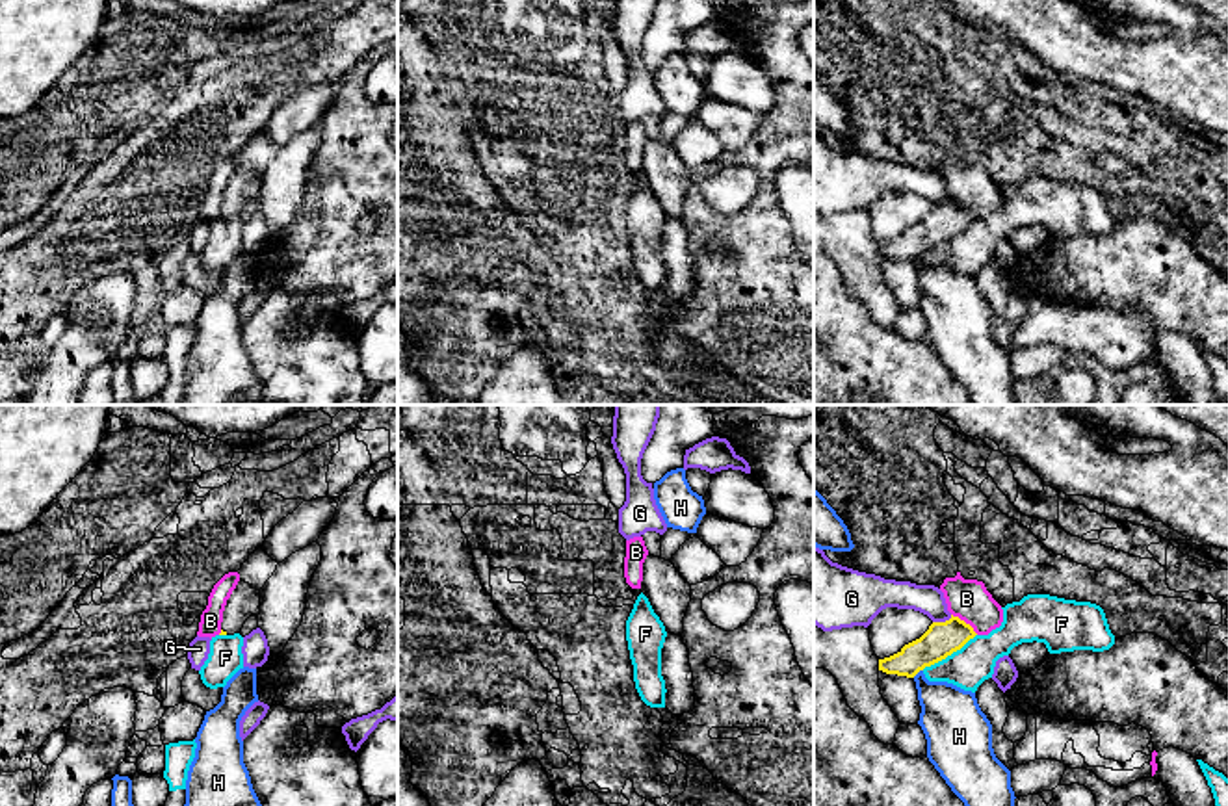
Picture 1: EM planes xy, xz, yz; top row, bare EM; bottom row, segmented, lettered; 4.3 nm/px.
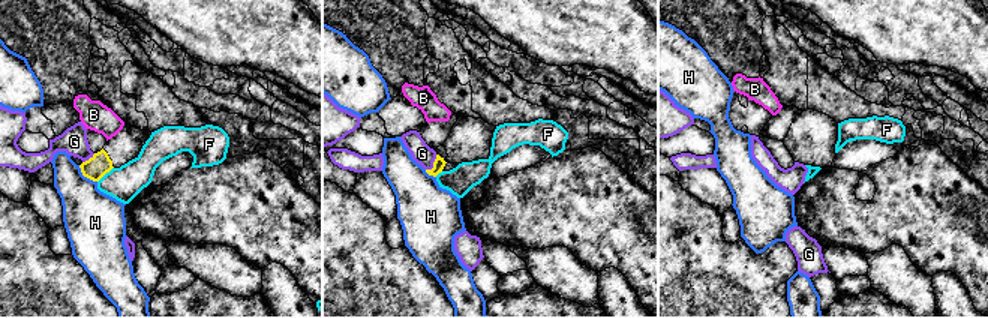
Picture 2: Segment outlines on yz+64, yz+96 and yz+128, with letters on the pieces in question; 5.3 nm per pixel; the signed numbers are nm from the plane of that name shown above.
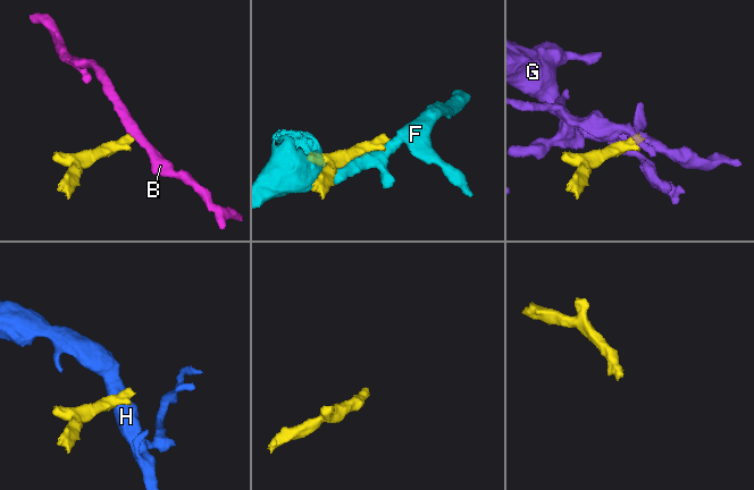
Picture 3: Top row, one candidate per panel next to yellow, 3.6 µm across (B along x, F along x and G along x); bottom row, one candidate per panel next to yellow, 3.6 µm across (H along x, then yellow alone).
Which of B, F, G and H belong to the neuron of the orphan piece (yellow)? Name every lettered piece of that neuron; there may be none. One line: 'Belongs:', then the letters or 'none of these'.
Belongs: none of these

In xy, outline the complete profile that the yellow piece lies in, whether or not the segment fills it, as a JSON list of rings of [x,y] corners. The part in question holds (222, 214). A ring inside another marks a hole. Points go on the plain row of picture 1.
[[[240,163],[230,182],[227,184],[219,219],[240,217],[245,204],[249,201],[258,199],[260,199],[260,175],[253,173],[249,167]]]

